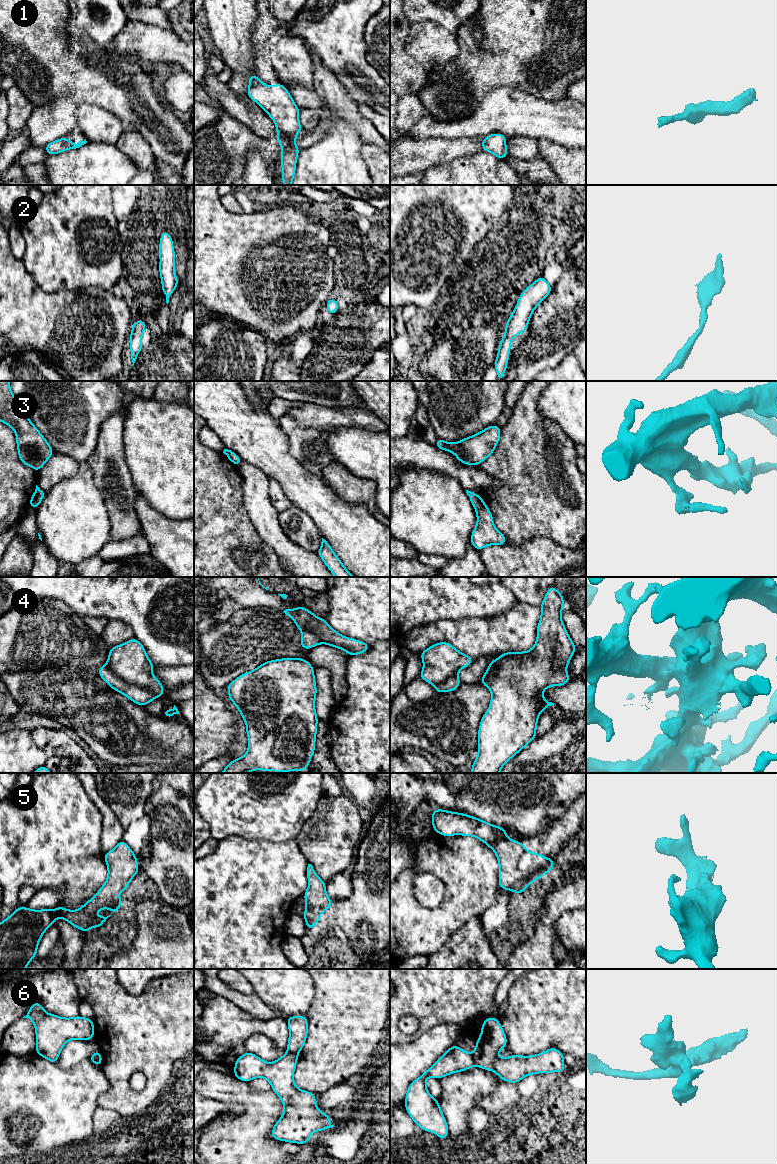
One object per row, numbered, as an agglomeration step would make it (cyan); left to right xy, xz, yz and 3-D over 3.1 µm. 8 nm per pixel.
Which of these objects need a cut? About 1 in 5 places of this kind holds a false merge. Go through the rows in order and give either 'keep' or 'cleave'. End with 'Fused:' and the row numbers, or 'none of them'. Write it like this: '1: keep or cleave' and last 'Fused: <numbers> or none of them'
1: keep
2: keep
3: keep
4: keep
5: keep
6: cleave
Fused: 6

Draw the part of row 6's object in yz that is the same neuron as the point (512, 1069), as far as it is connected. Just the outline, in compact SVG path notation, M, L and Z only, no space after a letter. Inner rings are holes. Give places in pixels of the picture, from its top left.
M496 1017L483 1022L481 1036L473 1053L476 1066L497 1073L504 1081L517 1084L522 1078L537 1073L560 1073L565 1070L564 1054L552 1047L538 1055L498 1058L498 1052L507 1046L507 1038Z

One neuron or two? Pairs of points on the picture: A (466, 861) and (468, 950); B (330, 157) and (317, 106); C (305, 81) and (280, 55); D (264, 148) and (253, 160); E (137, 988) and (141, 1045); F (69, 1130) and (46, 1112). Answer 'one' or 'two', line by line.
A: two
B: one
C: one
D: two
E: two
F: one

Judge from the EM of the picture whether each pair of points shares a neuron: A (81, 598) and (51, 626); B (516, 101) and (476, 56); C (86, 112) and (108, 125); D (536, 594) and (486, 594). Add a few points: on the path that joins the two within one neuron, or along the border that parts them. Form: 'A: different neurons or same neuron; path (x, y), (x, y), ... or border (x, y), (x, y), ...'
A: different neurons; border (50, 597), (63, 601), (82, 618)
B: different neurons; border (525, 90), (495, 87), (482, 99)
C: same neuron; path (91, 117), (99, 125), (103, 125)
D: different neurons; border (506, 587), (518, 601)

